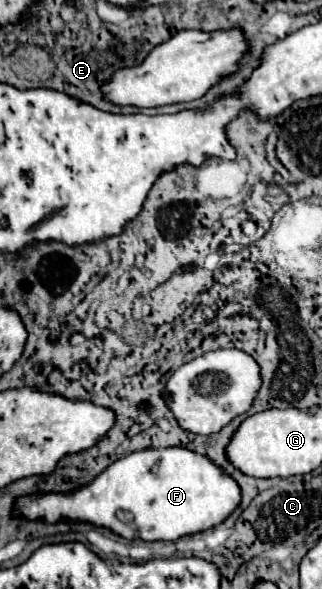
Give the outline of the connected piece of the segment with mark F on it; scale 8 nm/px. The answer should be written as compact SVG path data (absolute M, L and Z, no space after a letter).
M168 447L134 451L114 461L90 487L74 491L74 495L38 495L38 499L22 499L22 503L18 503L18 515L26 519L44 519L48 523L56 523L64 517L88 521L108 527L126 539L176 541L222 523L240 501L242 491L238 481L210 457L184 447Z

